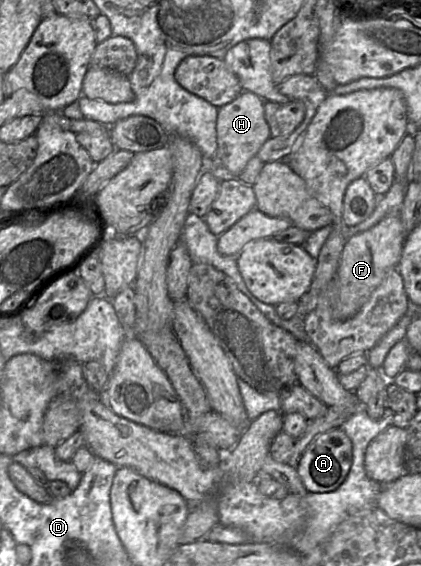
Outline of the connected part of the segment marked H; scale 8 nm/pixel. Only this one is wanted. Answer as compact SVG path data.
M242 91L234 100L219 107L216 158L229 176L238 177L248 161L255 157L261 146L271 137L270 127L265 118L265 101L257 94Z

